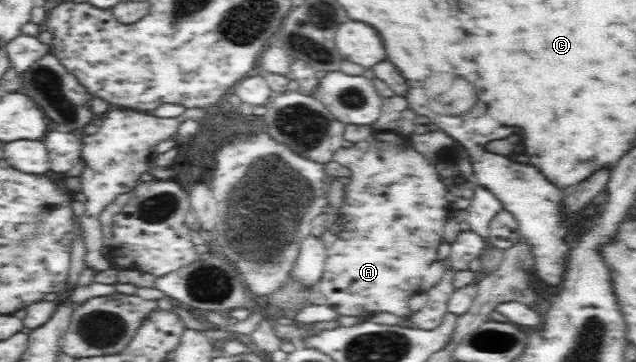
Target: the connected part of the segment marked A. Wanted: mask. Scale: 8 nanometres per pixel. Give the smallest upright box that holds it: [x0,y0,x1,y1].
[319,133,448,318]

